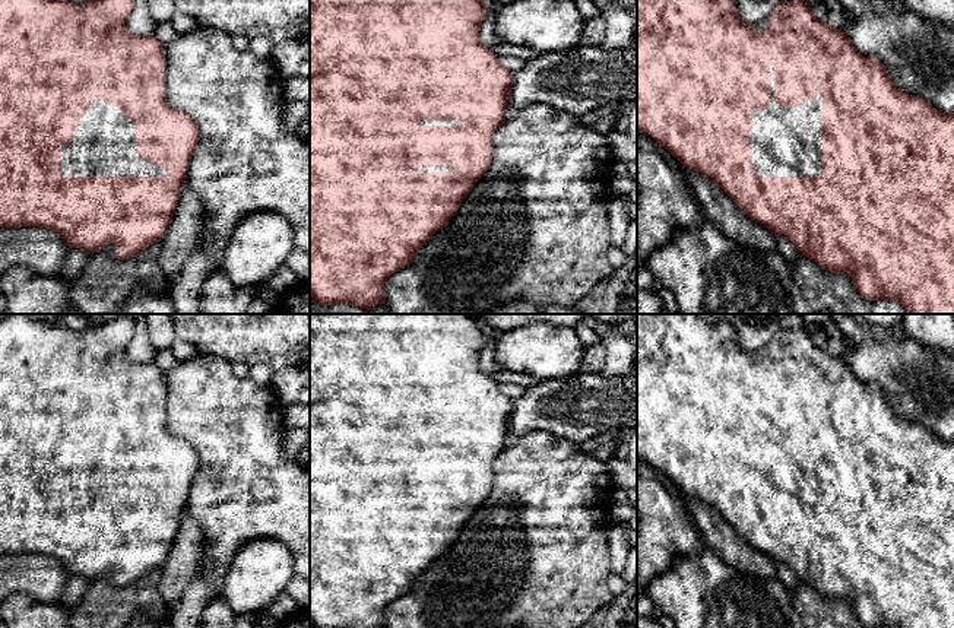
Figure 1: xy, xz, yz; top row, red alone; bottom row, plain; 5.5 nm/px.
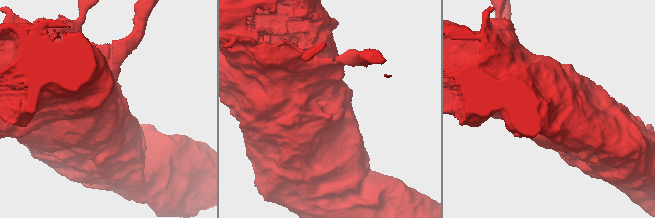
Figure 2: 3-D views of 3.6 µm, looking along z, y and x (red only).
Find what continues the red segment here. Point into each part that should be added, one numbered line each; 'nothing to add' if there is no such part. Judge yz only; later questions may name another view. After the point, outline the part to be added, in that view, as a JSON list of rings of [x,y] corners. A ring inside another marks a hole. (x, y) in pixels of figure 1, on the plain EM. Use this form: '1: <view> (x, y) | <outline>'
1: yz (786, 469) | [[[771,399],[771,428],[763,440],[754,437],[752,440],[752,492],[760,504],[821,504],[823,502],[823,422],[818,419],[817,426],[811,429],[806,426],[799,435],[777,434],[774,428],[774,399]]]

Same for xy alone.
1: xy (104, 473) | [[[94,428],[79,447],[73,473],[61,472],[63,504],[165,504],[137,480],[136,451],[117,434]]]

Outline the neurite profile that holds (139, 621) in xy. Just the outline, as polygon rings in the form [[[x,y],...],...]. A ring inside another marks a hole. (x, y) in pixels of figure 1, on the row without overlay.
[[[136,615],[127,628],[171,628],[168,622],[155,622],[143,615]]]

